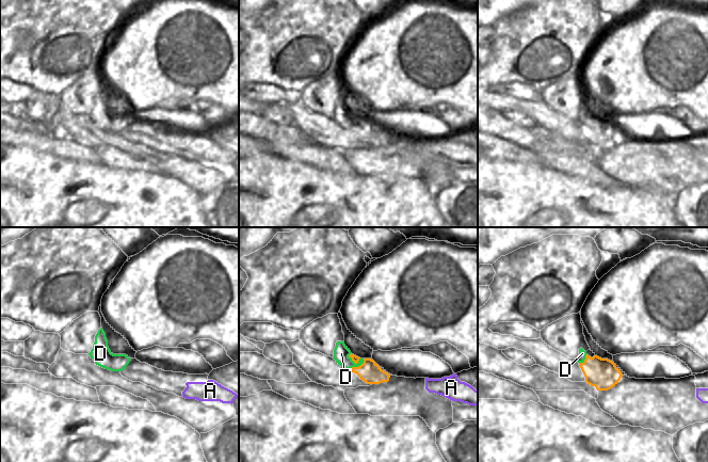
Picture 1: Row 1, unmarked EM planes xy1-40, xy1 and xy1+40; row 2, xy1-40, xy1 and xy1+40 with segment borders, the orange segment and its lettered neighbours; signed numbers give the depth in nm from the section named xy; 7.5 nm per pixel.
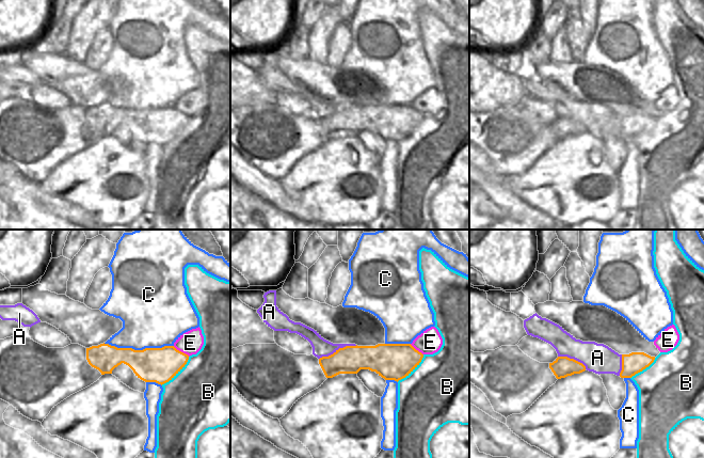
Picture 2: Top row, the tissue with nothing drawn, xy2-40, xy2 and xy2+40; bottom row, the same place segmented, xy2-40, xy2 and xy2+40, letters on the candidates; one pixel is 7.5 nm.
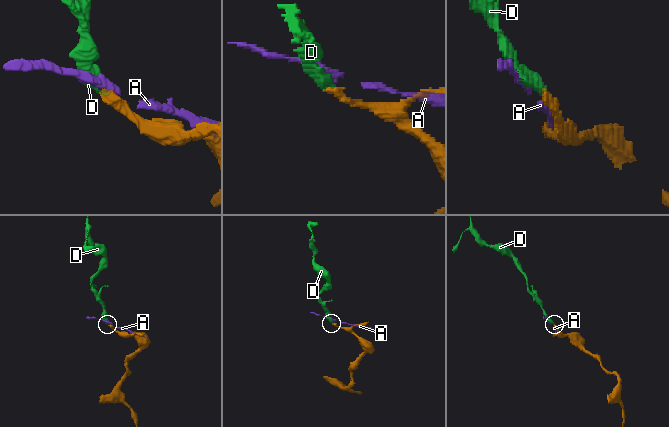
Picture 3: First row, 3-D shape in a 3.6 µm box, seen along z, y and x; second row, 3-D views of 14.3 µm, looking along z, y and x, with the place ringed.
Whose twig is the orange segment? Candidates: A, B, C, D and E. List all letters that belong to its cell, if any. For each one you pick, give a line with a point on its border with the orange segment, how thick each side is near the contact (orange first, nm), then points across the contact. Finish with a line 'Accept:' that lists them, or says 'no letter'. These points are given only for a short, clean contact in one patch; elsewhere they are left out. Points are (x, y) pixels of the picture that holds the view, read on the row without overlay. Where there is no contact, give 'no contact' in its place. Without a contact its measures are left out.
D: xy1 (358, 127) | 160/120 nm | across xy1 (370, 133), (366, 129), (358, 127), (350, 123), (341, 114)
Accept: D

